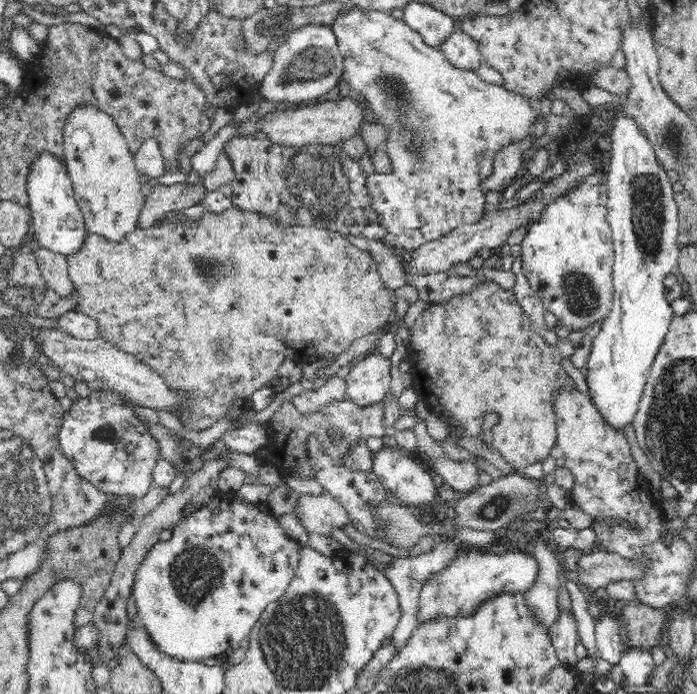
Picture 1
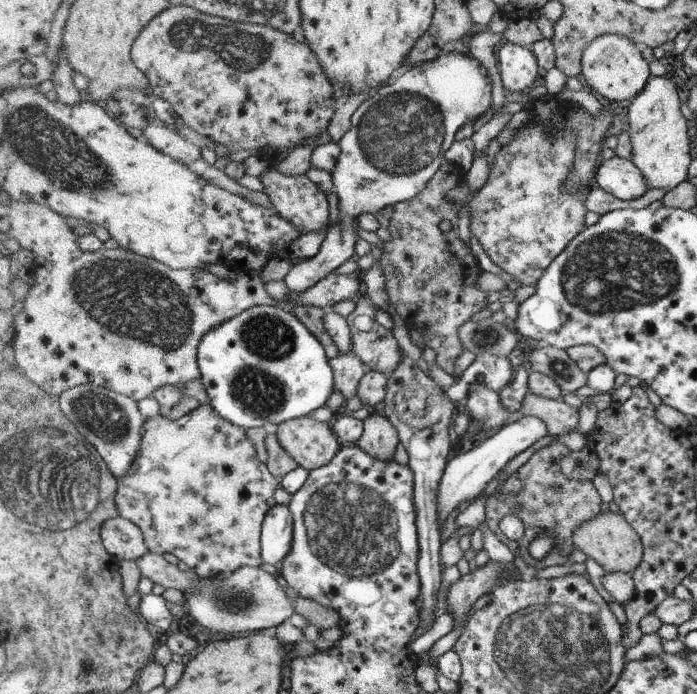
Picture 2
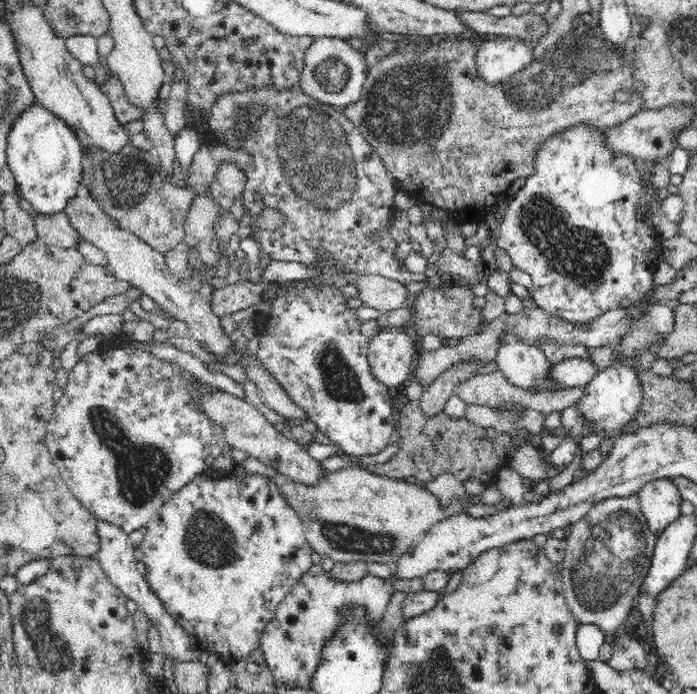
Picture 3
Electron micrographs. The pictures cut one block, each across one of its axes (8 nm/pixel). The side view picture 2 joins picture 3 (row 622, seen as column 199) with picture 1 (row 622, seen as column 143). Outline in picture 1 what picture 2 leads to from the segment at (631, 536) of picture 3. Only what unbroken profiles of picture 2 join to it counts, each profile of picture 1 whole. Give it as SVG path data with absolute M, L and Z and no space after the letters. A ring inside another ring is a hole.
M560 614L560 619L548 632L554 647L555 657L569 670L575 670L576 658L574 649L579 640L576 621L570 614Z

